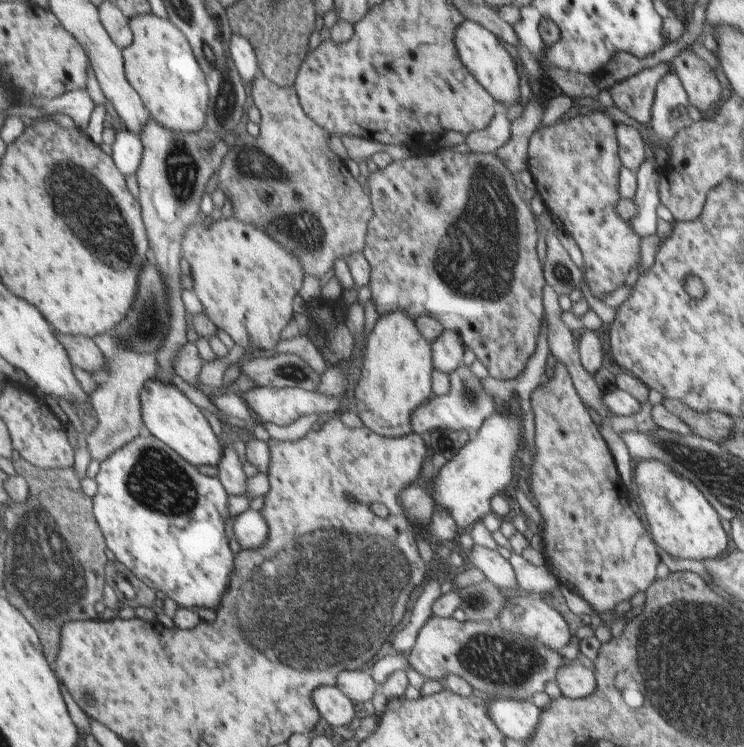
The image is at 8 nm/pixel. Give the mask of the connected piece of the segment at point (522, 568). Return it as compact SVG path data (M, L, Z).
M513 552L507 560L513 570L516 584L525 592L535 592L546 597L555 586L559 586L555 576L548 572L543 564L535 566Z

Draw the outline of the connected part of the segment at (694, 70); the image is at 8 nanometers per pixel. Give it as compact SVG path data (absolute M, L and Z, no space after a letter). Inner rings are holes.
M683 48L669 63L685 90L687 100L703 116L710 114L721 103L721 86L714 69L689 48Z

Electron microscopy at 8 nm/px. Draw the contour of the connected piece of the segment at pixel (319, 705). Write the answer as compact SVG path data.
M331 686L315 688L311 702L315 704L315 709L319 710L319 717L333 727L347 727L358 710L349 698Z

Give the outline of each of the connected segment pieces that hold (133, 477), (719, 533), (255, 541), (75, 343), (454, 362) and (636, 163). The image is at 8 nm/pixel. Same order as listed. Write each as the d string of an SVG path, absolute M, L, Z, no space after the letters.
M144 433L103 460L94 480L93 514L115 560L141 578L145 585L165 593L177 607L215 610L233 566L233 554L223 534L223 522L228 514L225 508L227 494L217 477L201 474L167 444L150 433Z
M655 458L637 462L633 473L633 492L643 506L656 548L661 548L671 558L702 562L703 558L716 558L719 552L725 550L727 536L719 524L715 509L685 476L679 476Z
M243 510L231 520L232 537L244 551L261 550L267 541L269 530L262 514L257 510Z
M56 332L67 350L67 355L74 366L79 366L94 375L101 373L106 365L106 358L97 342L87 336L69 336Z
M444 330L435 341L431 342L431 366L435 370L447 375L461 365L465 346L459 336L457 332Z
M619 123L615 128L615 137L623 167L636 172L644 160L644 142L639 132L633 126Z

